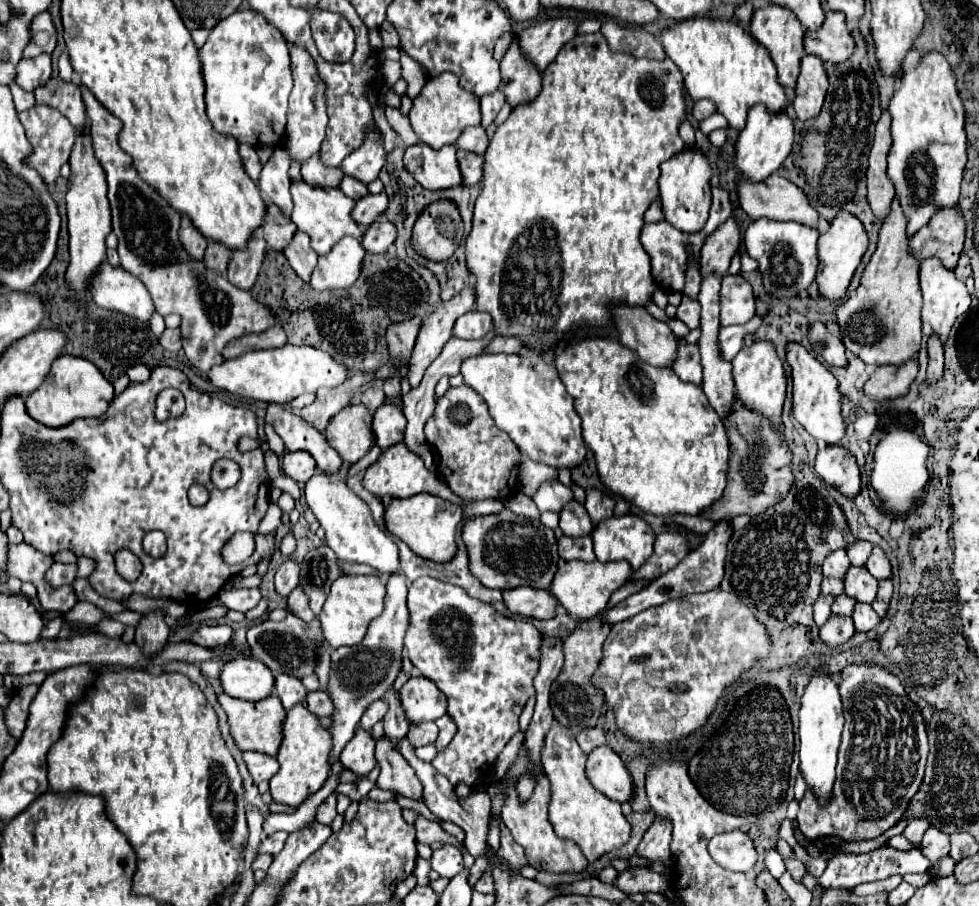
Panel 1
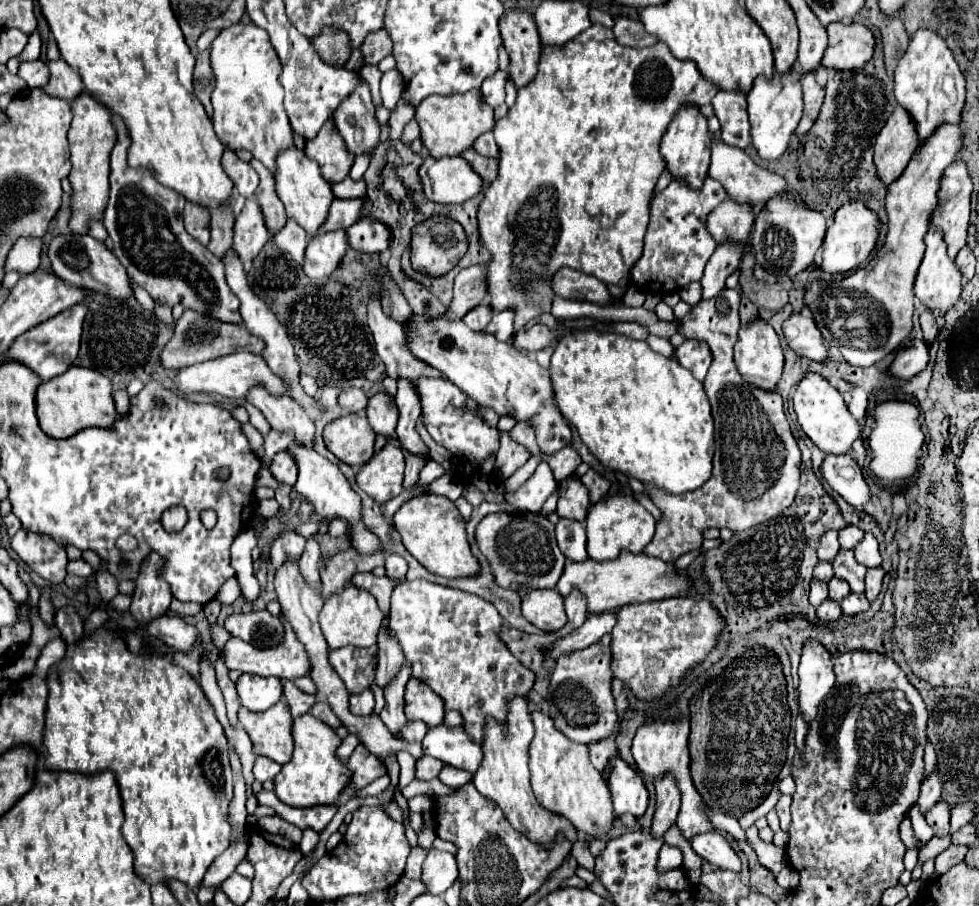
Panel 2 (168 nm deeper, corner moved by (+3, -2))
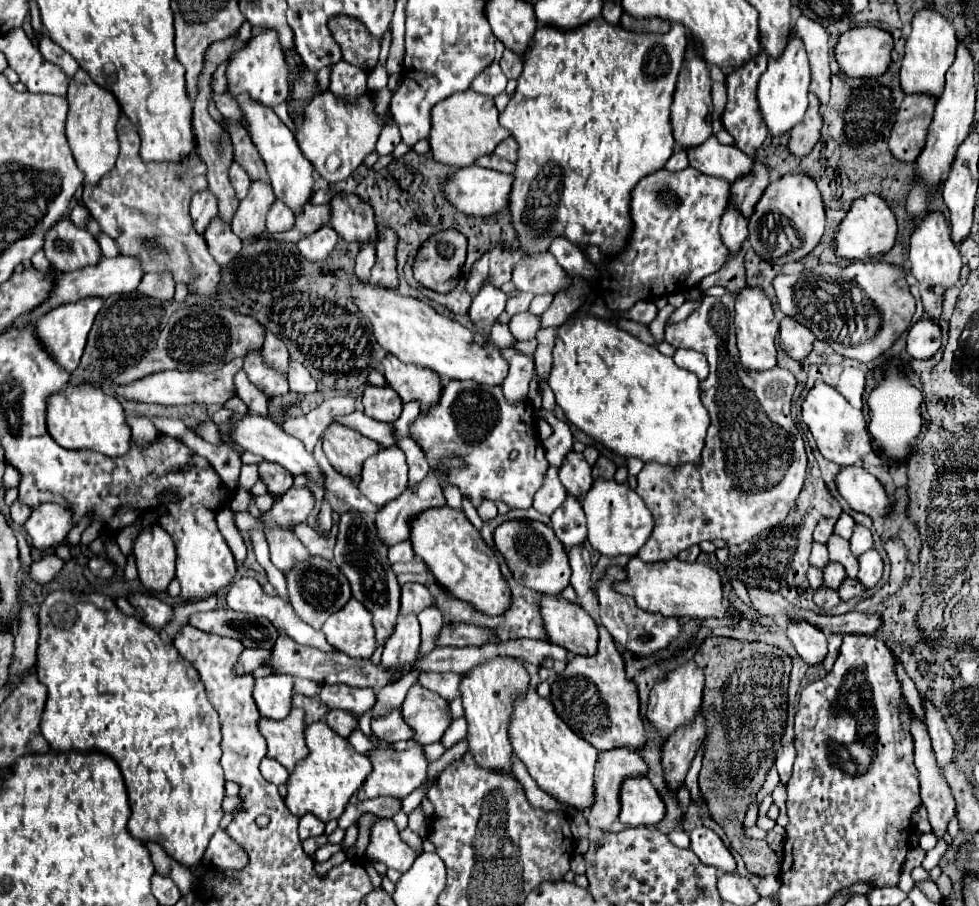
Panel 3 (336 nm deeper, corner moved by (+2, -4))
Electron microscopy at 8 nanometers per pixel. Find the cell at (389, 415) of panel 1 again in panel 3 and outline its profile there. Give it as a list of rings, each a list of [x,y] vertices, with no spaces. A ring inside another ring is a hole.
[[[368,386],[362,394],[364,414],[380,422],[396,422],[402,412],[402,398],[390,386]]]

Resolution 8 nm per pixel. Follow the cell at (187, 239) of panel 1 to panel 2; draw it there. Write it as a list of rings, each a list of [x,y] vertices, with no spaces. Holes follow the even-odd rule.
[[[187,202],[185,210],[183,210],[183,224],[185,224],[185,230],[199,244],[205,246],[209,242],[209,210],[207,208]]]

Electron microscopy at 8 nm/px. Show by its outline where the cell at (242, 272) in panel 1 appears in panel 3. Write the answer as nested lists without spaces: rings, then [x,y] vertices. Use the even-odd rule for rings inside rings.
[[[252,180],[248,196],[240,202],[234,218],[232,230],[240,240],[252,240],[266,230],[266,214],[276,200],[272,186],[262,180]]]

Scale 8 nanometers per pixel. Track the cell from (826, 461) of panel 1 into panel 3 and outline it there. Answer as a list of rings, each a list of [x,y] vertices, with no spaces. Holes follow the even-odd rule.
[[[860,466],[842,468],[836,476],[836,486],[850,508],[860,514],[870,518],[884,518],[892,510],[892,500],[888,498],[884,486]]]

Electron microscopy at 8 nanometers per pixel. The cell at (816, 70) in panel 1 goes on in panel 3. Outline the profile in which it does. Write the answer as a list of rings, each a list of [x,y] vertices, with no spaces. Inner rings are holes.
[[[810,94],[810,104],[804,118],[790,130],[790,142],[788,142],[790,154],[796,158],[810,154],[810,150],[820,138],[820,128],[822,128],[820,102],[818,98],[814,98],[814,94]]]

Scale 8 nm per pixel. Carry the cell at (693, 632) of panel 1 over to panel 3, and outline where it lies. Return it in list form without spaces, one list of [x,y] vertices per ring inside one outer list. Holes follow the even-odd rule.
[[[608,566],[604,576],[600,578],[600,582],[596,584],[602,626],[606,626],[606,630],[614,636],[614,640],[618,640],[622,650],[630,650],[636,656],[648,656],[656,650],[666,648],[672,642],[672,638],[676,638],[682,630],[678,618],[666,618],[662,614],[640,610],[632,596],[624,596],[612,588],[614,582],[622,582],[624,578],[626,578],[626,570],[622,566]]]

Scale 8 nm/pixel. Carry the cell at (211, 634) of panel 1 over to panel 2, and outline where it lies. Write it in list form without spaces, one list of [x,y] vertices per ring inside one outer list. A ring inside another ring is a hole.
[[[161,616],[159,620],[153,620],[147,626],[147,634],[175,650],[191,650],[201,638],[199,630],[191,624],[185,624],[179,616]]]

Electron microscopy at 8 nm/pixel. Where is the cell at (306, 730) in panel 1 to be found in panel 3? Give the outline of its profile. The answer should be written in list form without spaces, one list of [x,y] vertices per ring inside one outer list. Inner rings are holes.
[[[314,722],[306,728],[306,746],[310,748],[308,758],[298,762],[288,778],[286,806],[294,816],[310,812],[322,822],[336,820],[344,812],[352,794],[362,788],[364,780],[372,772],[372,762],[364,754],[358,754],[352,744],[338,736],[326,722]]]

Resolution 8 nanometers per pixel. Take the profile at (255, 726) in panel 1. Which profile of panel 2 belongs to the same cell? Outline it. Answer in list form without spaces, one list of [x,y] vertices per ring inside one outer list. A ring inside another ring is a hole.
[[[285,702],[273,704],[265,712],[249,712],[243,706],[239,708],[239,722],[249,734],[255,754],[267,756],[277,764],[285,764],[293,752],[291,738],[291,712]]]

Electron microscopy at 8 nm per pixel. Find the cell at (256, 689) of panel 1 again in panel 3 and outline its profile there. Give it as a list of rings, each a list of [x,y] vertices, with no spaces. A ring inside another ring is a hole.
[[[272,674],[258,678],[254,686],[254,700],[264,718],[282,720],[292,708],[292,686],[294,676],[290,674]]]

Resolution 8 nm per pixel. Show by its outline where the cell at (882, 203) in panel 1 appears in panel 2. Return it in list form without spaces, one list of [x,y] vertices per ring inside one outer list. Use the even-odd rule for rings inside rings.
[[[895,106],[875,142],[873,162],[881,184],[887,186],[901,176],[907,162],[911,160],[913,144],[917,144],[913,120],[909,120],[909,114],[901,106]]]

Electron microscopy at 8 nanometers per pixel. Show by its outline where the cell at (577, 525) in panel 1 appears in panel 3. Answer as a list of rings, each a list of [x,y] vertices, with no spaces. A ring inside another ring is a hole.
[[[570,450],[560,466],[560,480],[568,494],[582,498],[592,486],[592,466],[586,462],[582,452]]]

